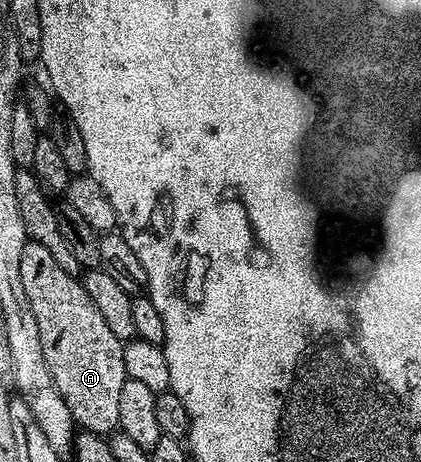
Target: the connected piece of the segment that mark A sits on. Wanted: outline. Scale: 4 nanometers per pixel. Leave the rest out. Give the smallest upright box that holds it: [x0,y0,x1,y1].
[21,242,128,434]

